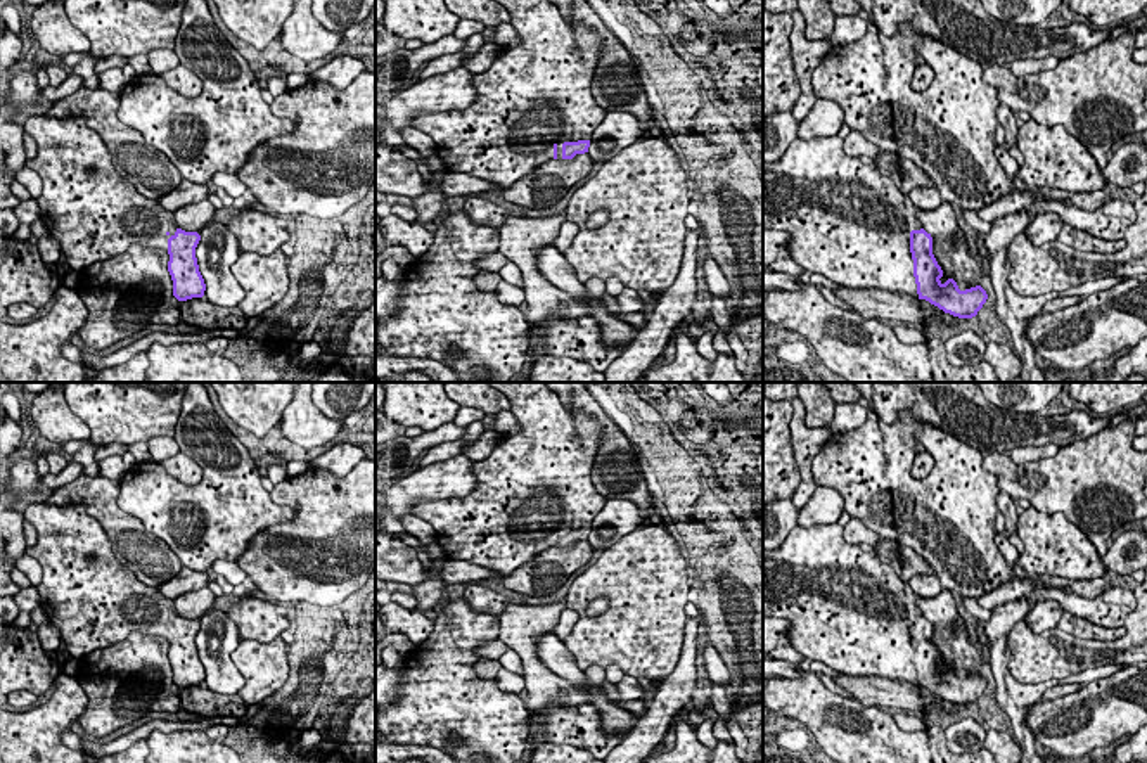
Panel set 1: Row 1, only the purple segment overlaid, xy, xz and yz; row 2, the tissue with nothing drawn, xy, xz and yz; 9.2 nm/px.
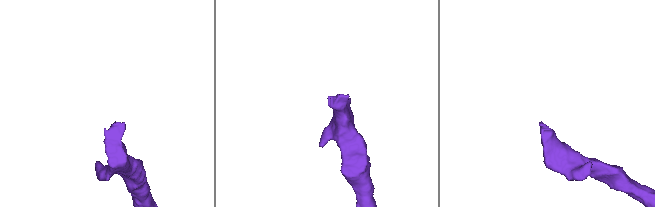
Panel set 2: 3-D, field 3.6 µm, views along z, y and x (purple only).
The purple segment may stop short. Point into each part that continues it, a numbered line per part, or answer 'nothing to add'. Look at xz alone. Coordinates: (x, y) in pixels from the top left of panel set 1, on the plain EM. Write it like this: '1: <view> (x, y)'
1: xz (537, 481)

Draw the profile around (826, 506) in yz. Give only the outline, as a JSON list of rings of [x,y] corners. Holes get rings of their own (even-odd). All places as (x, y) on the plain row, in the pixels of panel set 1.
[[[817,486],[806,505],[798,514],[798,524],[834,524],[844,512],[844,500],[834,488]]]

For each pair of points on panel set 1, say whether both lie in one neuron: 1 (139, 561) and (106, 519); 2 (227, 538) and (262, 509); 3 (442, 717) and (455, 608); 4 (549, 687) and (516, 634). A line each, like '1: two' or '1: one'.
1: one
2: one
3: one
4: one

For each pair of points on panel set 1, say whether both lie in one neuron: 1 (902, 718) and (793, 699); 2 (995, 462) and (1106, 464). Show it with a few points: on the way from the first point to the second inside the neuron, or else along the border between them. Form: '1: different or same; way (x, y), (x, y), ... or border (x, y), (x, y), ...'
1: different; border (891, 711), (891, 717), (903, 730), (928, 729)
2: same; way (1021, 487), (1038, 493), (1049, 485), (1078, 480)

